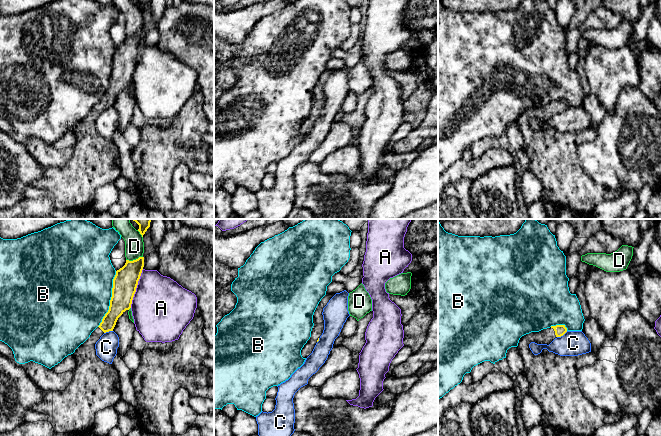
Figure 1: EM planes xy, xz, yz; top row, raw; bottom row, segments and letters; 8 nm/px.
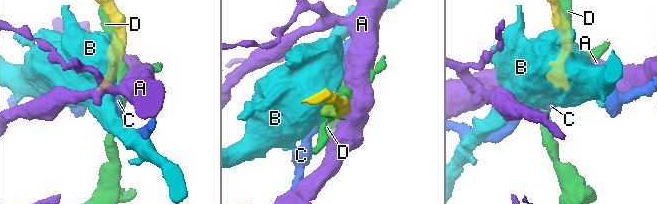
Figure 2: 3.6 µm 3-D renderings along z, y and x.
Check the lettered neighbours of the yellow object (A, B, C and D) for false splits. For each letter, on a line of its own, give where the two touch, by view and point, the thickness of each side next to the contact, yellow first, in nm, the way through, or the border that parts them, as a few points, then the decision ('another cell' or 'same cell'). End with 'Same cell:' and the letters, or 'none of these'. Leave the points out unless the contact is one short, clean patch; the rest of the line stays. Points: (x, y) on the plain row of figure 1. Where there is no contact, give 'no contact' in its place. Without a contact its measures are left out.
A: meets yellow in xy at (136, 63); 200 nm thick on the yellow side, 460 nm on the other; border along xy (143, 45), (130, 83); another cell
B: meets yellow in xy at (111, 75); 200 nm thick on the yellow side, 480 nm on the other; another cell
C: meets yellow in yz at (562, 111); 90 nm thick on the yellow side, 200 nm on the other; border along yz (567, 107), (557, 113); another cell
D: meets yellow in xy at (134, 36); 200 nm thick on the yellow side, 160 nm on the other; another cell
Same cell: none of these

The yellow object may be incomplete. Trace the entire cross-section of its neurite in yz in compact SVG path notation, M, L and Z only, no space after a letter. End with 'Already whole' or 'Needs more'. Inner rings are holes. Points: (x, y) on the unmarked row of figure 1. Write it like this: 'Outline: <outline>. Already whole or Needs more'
Outline: M565 101L531 108L520 114L517 124L524 138L529 170L549 193L549 199L559 209L567 206L577 214L592 215L596 206L605 201L607 189L582 171L577 148L592 141L597 131L589 128L560 132L547 125L534 131L529 124L531 118L549 121L566 108Z. Needs more

